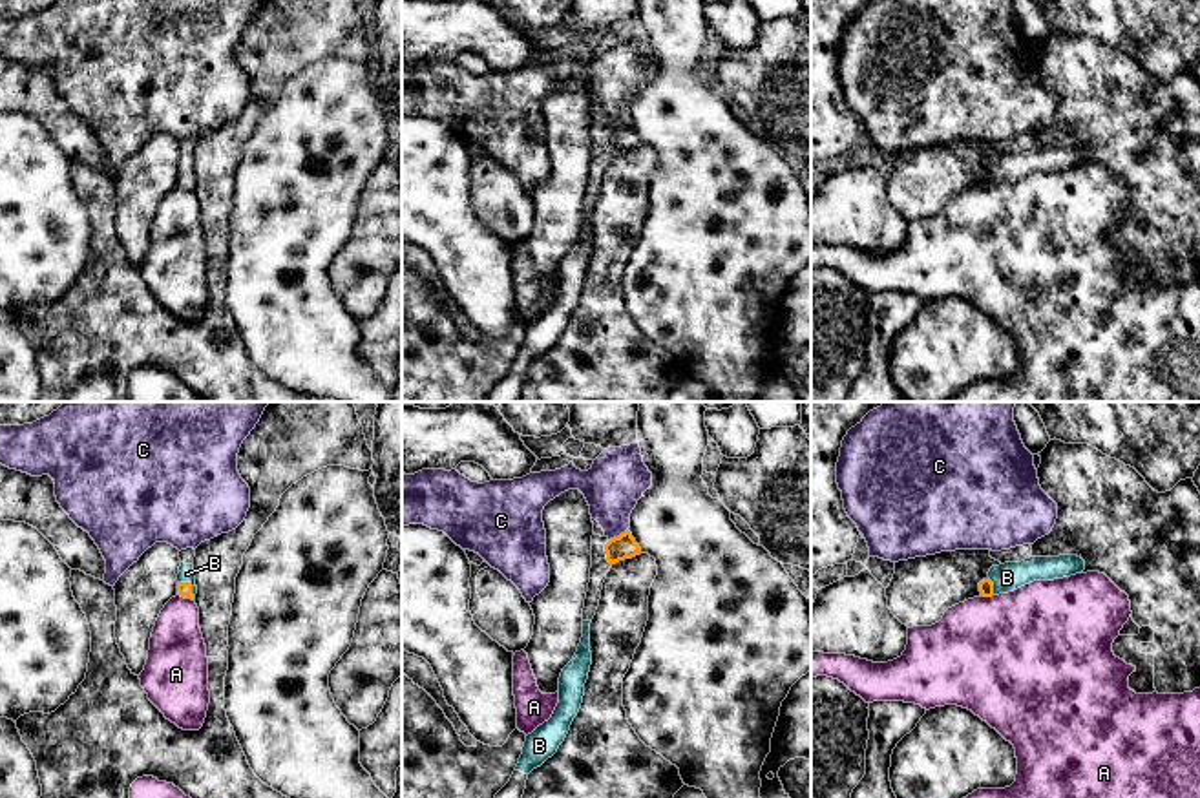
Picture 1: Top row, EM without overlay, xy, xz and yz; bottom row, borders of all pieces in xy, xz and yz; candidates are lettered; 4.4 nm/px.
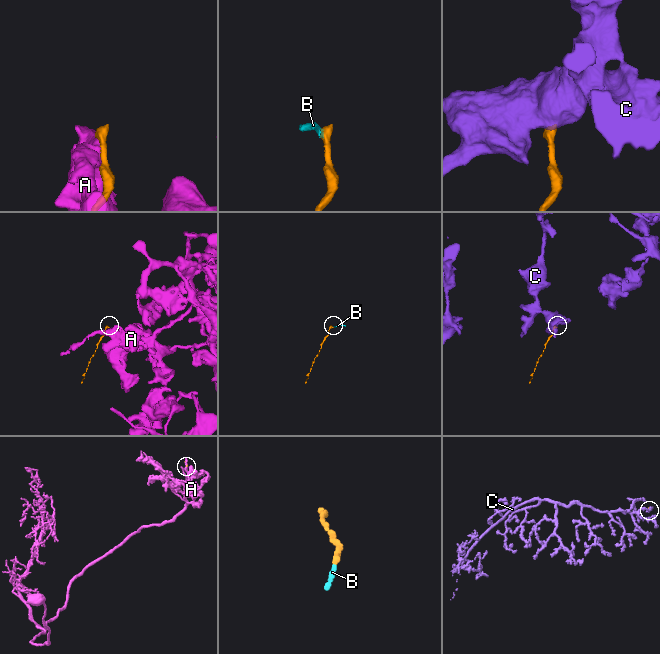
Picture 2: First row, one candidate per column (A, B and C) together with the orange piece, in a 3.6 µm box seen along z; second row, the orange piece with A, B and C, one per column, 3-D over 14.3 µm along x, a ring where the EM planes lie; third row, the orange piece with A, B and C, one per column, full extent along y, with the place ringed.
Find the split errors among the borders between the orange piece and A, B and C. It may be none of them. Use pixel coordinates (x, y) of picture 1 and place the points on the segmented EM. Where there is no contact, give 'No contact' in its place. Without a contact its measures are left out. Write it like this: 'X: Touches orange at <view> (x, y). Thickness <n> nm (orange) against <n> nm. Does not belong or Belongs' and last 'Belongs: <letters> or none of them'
A: Touches orange at xy (185, 598). Thickness 60 nm (orange) against 260 nm. Does not belong
B: Touches orange at xy (190, 585). Thickness 60 nm (orange) against 80 nm. Belongs
C: Touches orange at xz (620, 535). Thickness 110 nm (orange) against 260 nm. Does not belong
Belongs: B

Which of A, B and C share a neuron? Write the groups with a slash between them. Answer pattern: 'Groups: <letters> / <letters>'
Groups: A / B / C

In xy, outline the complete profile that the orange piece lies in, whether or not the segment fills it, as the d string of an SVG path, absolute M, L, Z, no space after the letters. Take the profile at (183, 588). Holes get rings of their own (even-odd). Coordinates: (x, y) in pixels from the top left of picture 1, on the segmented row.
M181 562L177 573L177 595L184 599L195 599L197 586L195 586L195 570L194 564Z

